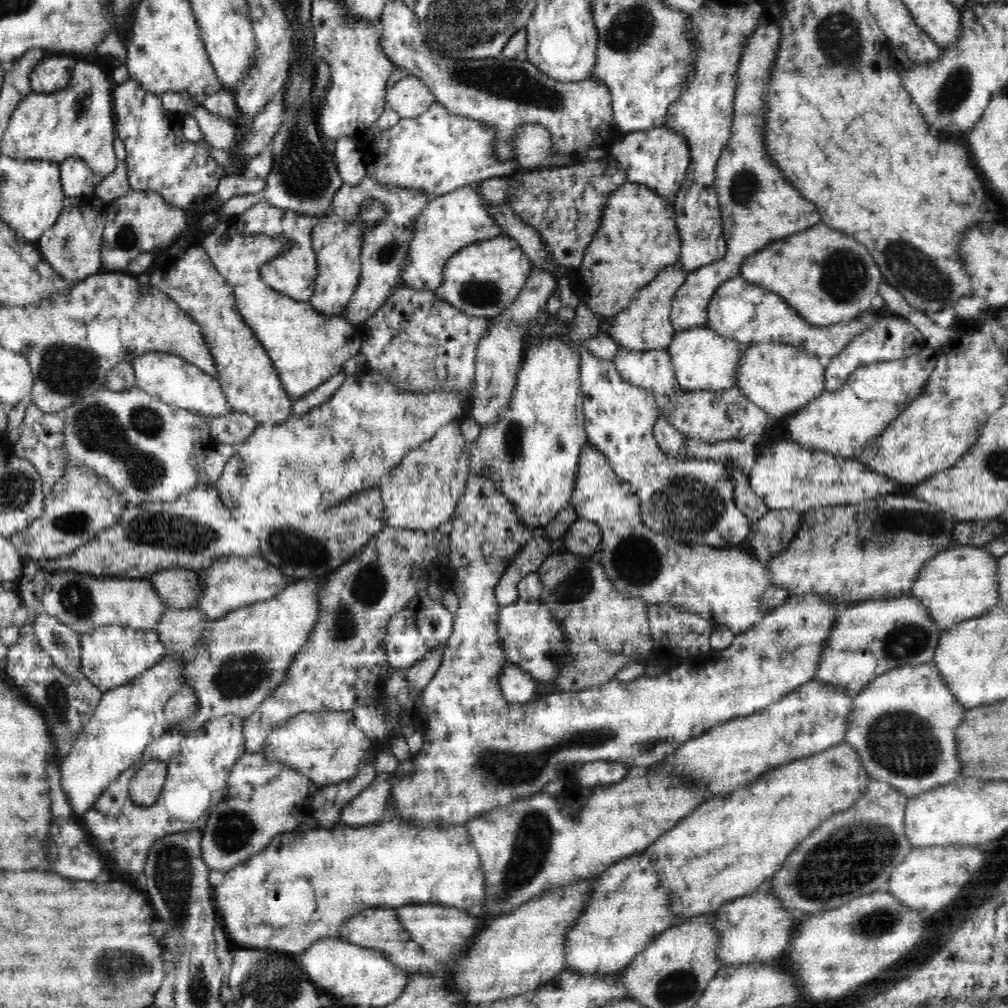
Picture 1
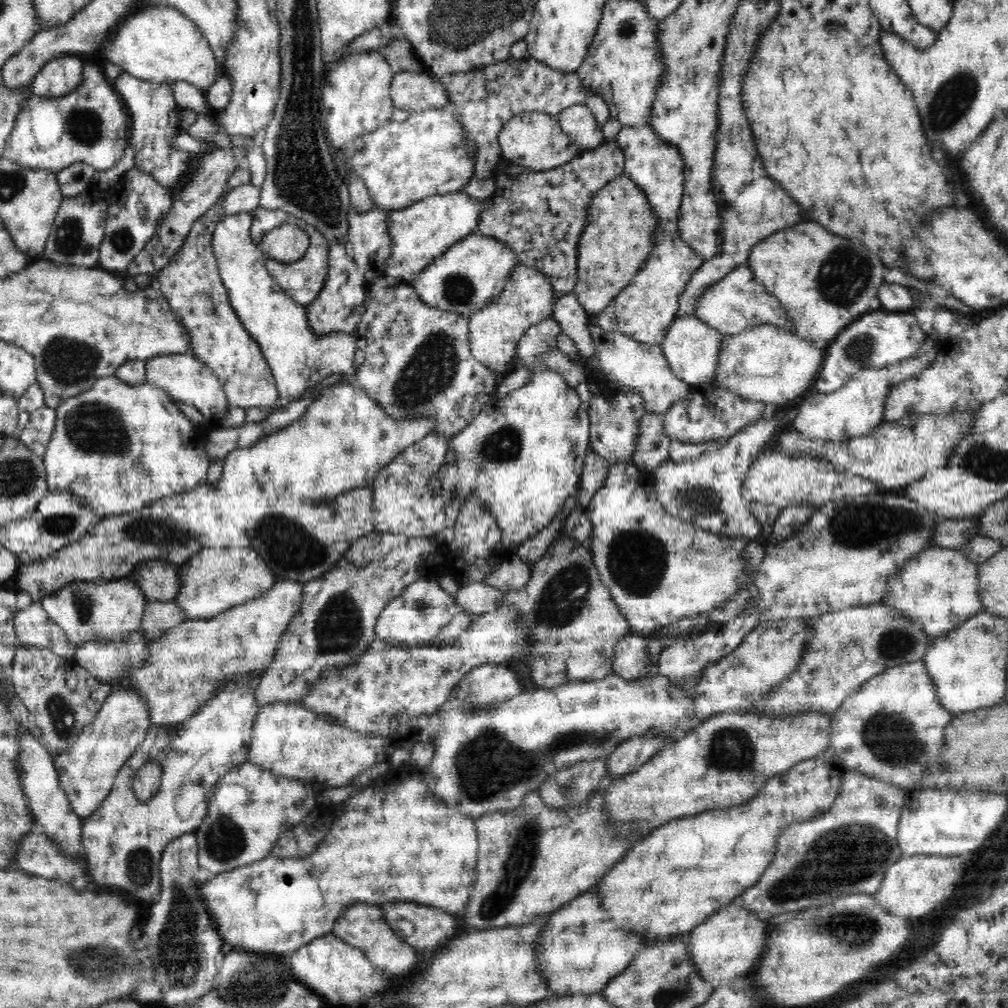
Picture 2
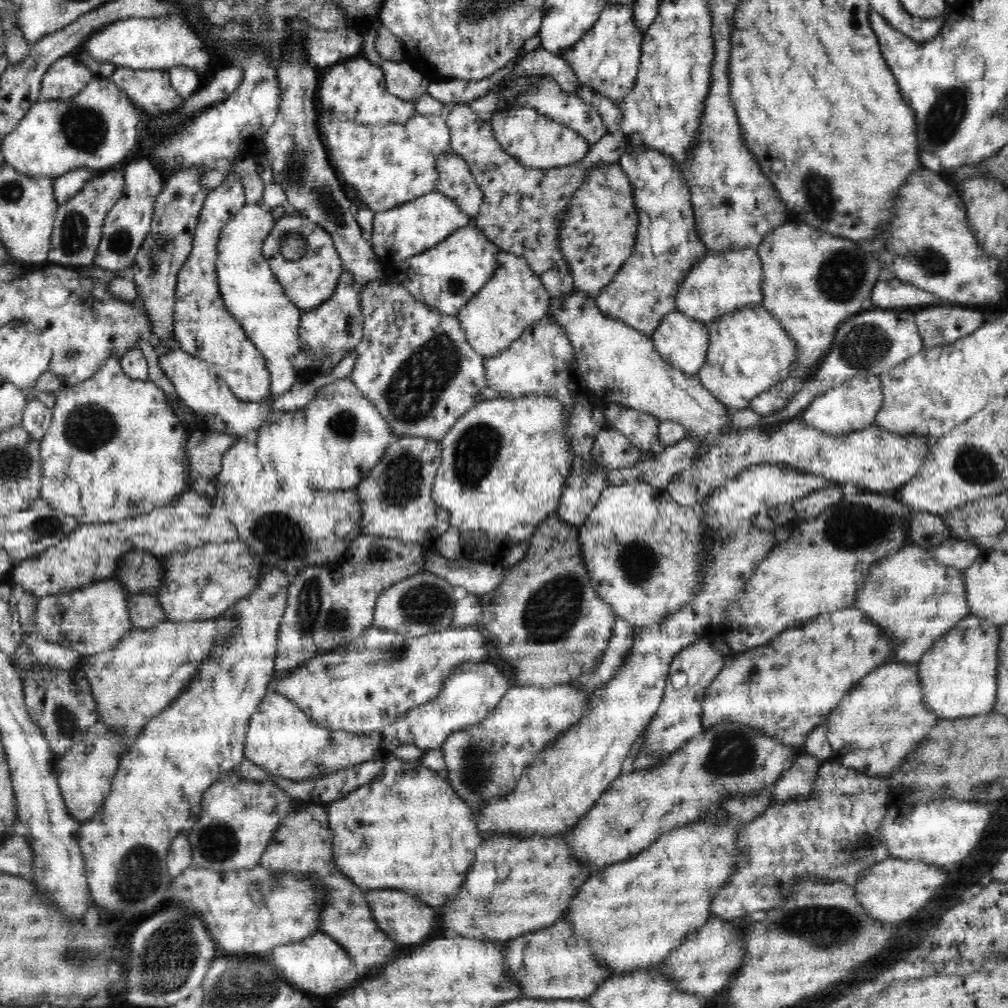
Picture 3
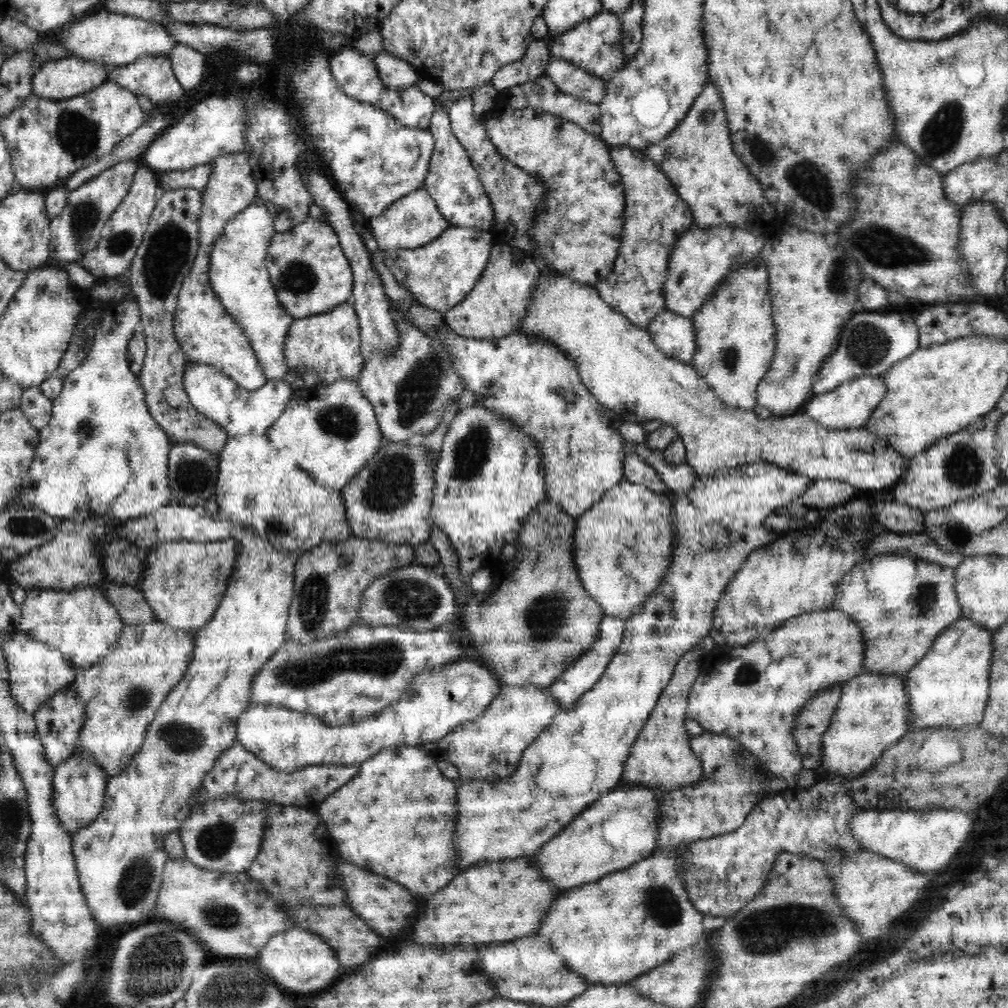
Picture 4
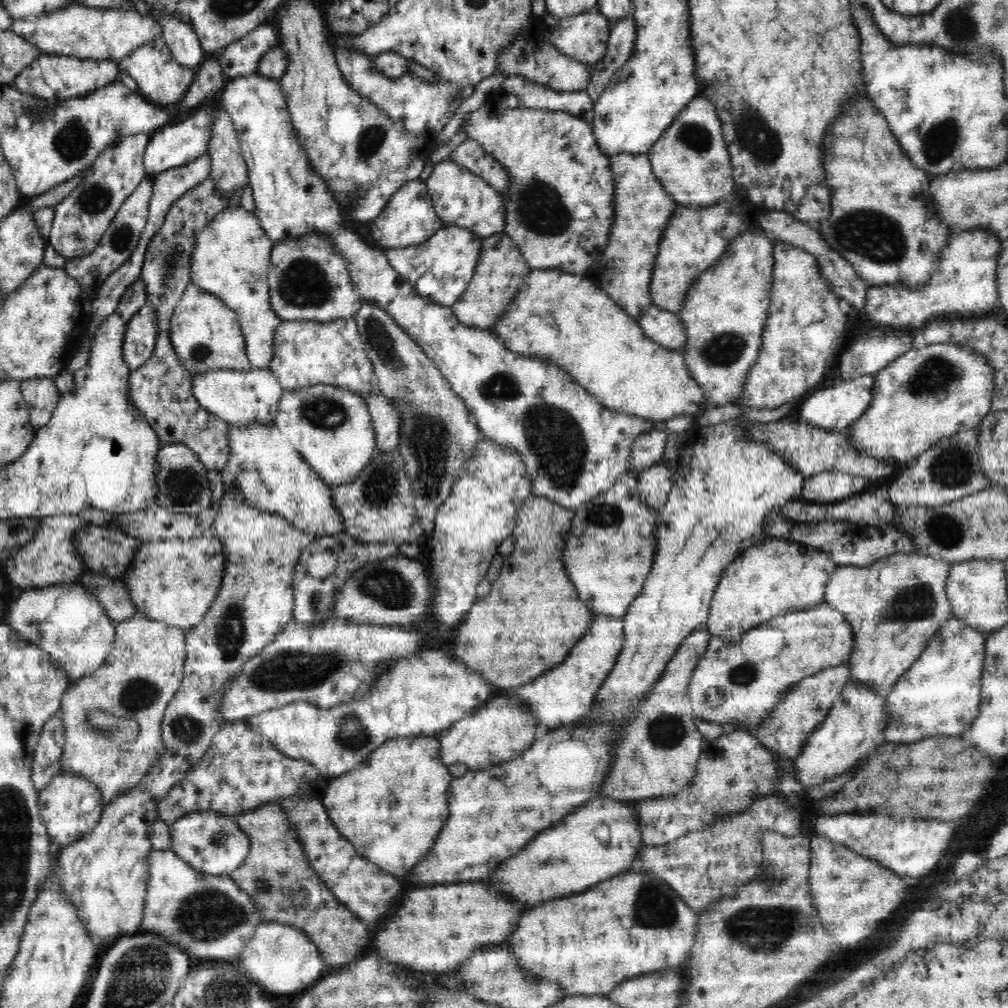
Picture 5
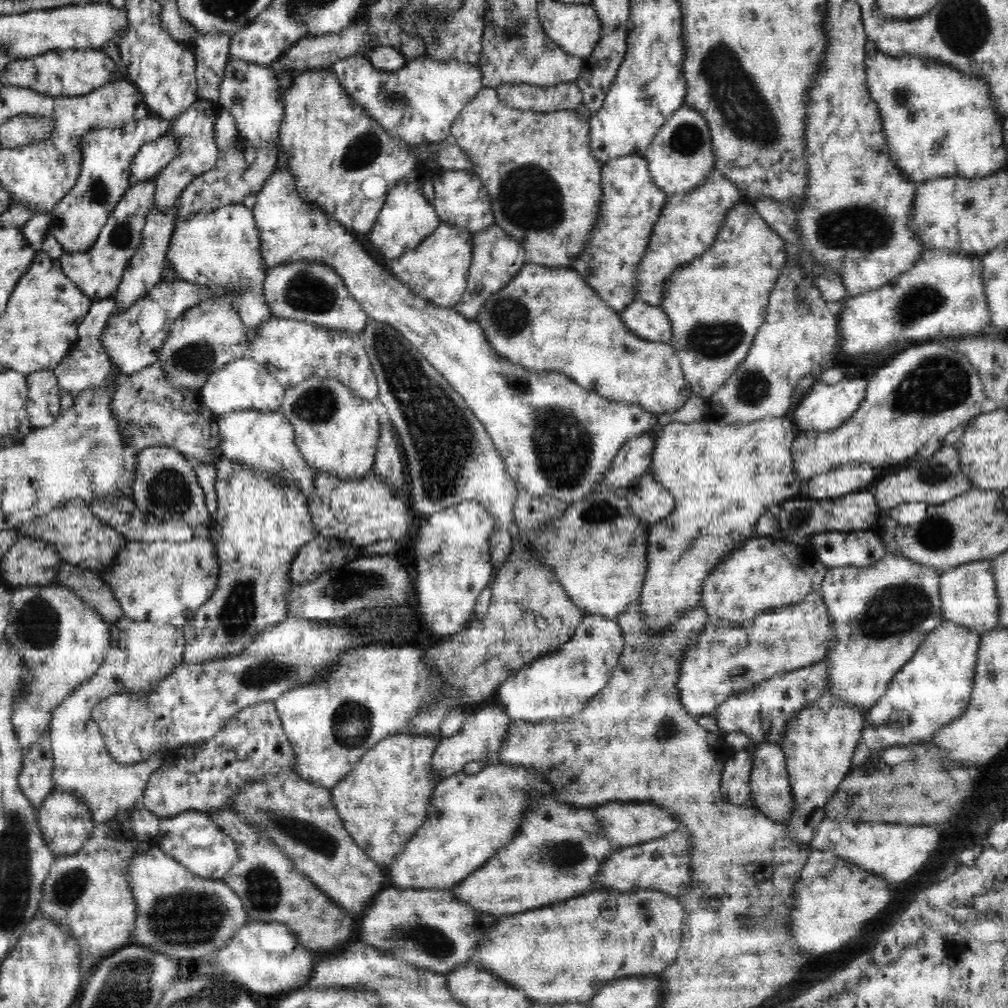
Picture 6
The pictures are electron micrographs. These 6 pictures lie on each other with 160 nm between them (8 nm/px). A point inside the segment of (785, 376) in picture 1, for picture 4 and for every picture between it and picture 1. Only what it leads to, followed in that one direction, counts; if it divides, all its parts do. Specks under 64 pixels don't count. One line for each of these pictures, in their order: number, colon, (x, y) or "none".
2: (765, 364)
3: (749, 352)
4: (735, 332)

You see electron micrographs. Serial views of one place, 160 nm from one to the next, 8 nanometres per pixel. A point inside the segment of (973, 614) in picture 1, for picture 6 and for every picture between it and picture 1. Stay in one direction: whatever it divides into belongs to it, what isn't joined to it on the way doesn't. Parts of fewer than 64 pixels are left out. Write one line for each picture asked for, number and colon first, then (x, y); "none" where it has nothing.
2: (939, 588)
3: (909, 594)
4: (902, 603)
5: (895, 606)
6: (880, 614)

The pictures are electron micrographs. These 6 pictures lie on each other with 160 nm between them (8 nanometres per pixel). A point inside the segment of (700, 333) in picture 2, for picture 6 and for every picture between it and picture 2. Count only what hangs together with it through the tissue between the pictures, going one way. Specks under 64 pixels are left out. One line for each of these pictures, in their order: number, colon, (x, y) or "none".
3: (682, 342)
4: (673, 334)
5: (665, 328)
6: (650, 323)

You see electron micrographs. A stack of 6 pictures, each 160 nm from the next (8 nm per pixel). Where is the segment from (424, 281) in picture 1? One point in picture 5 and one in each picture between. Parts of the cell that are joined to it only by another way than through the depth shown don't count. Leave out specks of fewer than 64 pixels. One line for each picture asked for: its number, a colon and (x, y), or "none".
2: (421, 232)
3: (413, 227)
4: (414, 220)
5: (409, 219)

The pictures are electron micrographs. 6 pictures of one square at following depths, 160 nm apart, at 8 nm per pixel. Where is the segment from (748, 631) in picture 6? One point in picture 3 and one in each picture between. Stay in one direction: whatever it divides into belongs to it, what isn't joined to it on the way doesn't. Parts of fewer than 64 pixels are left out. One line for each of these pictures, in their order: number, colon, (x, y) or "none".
3: (786, 689)
4: (753, 693)
5: (739, 682)

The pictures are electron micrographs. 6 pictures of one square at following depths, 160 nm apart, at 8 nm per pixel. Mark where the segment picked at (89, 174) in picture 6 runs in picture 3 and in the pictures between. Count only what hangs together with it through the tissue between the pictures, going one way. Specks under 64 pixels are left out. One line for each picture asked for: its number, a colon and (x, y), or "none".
3: (77, 231)
4: (77, 229)
5: (80, 220)

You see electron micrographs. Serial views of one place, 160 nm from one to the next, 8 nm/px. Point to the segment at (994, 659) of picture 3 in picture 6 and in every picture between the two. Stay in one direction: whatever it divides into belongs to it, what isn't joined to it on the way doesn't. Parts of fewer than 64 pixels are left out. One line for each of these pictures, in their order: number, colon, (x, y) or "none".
4: (952, 690)
5: (939, 694)
6: (933, 688)

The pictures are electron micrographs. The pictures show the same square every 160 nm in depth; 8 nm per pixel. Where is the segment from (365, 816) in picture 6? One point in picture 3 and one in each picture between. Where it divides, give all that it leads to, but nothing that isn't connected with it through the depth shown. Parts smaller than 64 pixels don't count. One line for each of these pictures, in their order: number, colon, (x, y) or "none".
3: (408, 831)
4: (398, 817)
5: (391, 807)

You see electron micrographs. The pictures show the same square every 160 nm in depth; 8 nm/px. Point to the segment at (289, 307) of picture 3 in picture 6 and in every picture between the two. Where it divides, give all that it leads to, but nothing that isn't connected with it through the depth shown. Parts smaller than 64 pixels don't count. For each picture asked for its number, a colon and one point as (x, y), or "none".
4: (238, 274)
5: (231, 257)
6: (221, 249)

